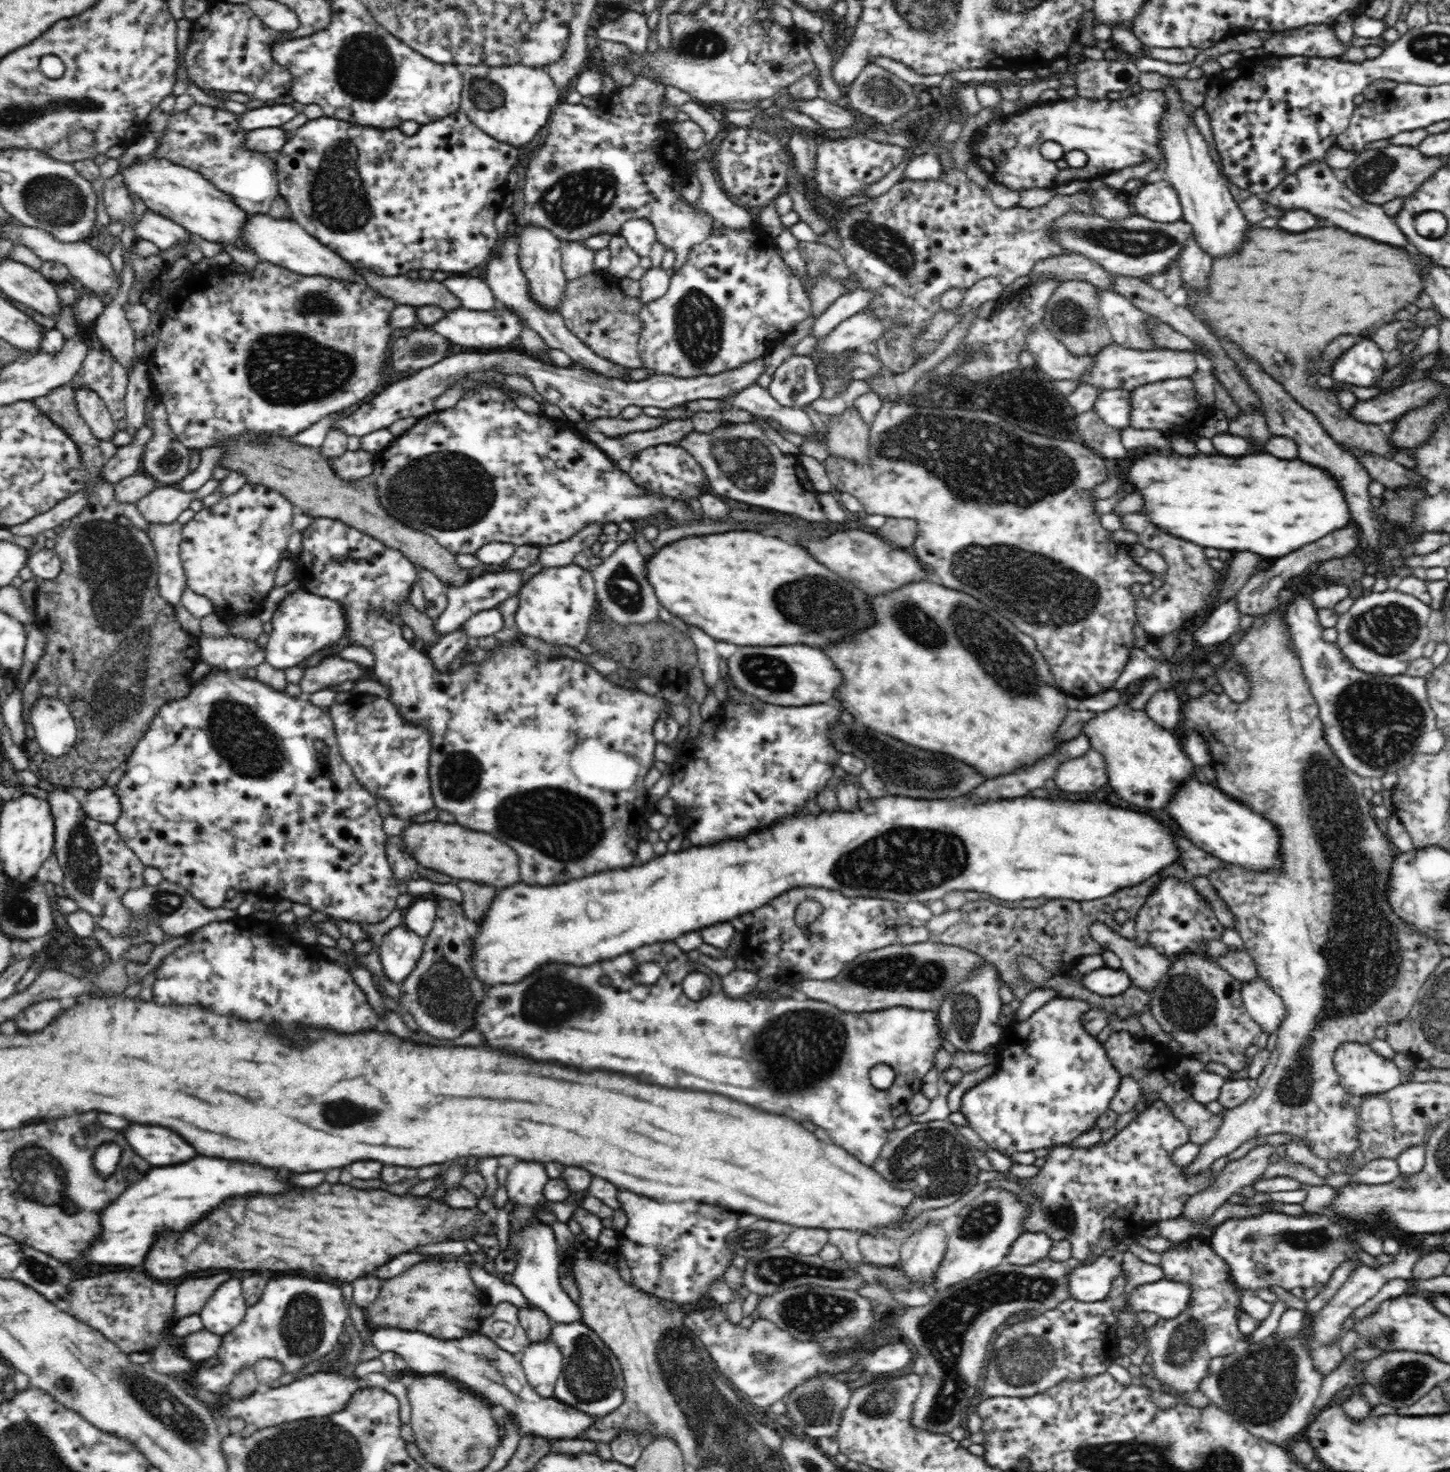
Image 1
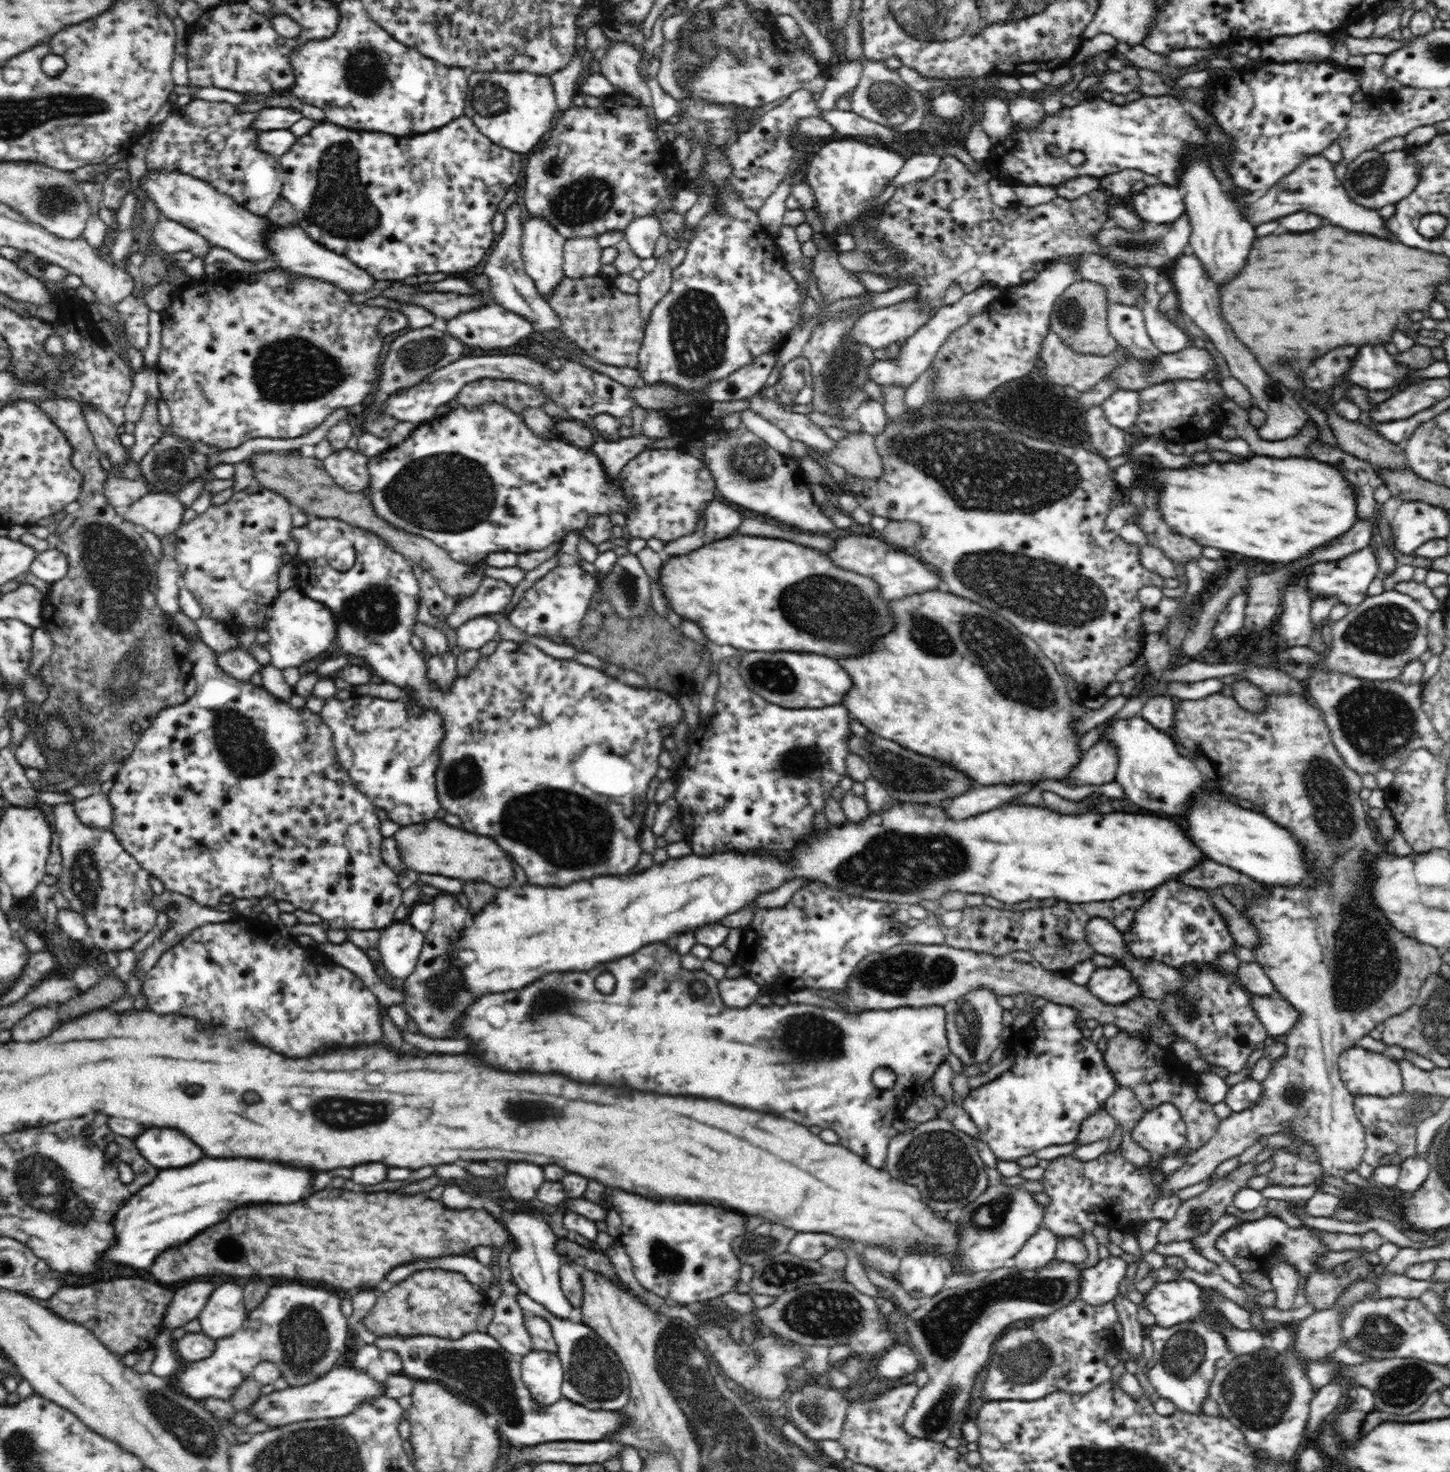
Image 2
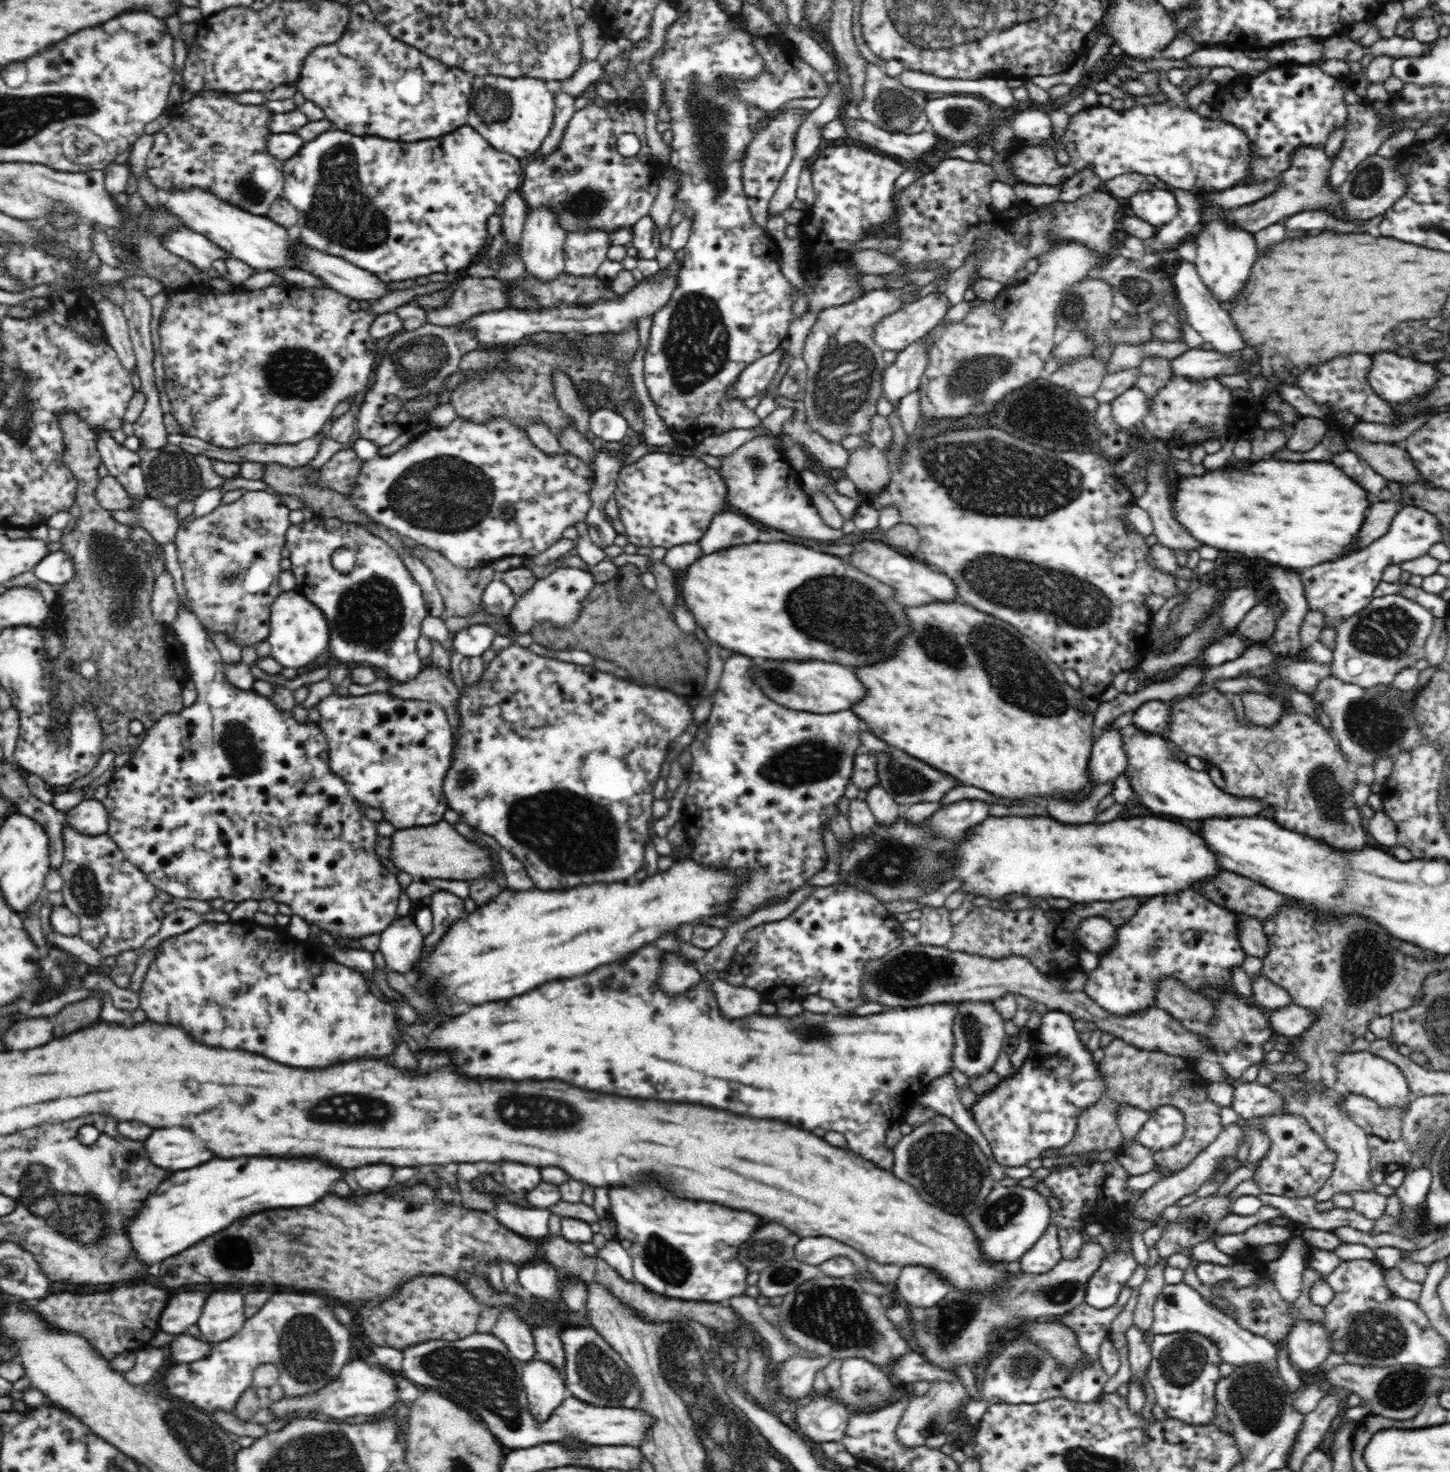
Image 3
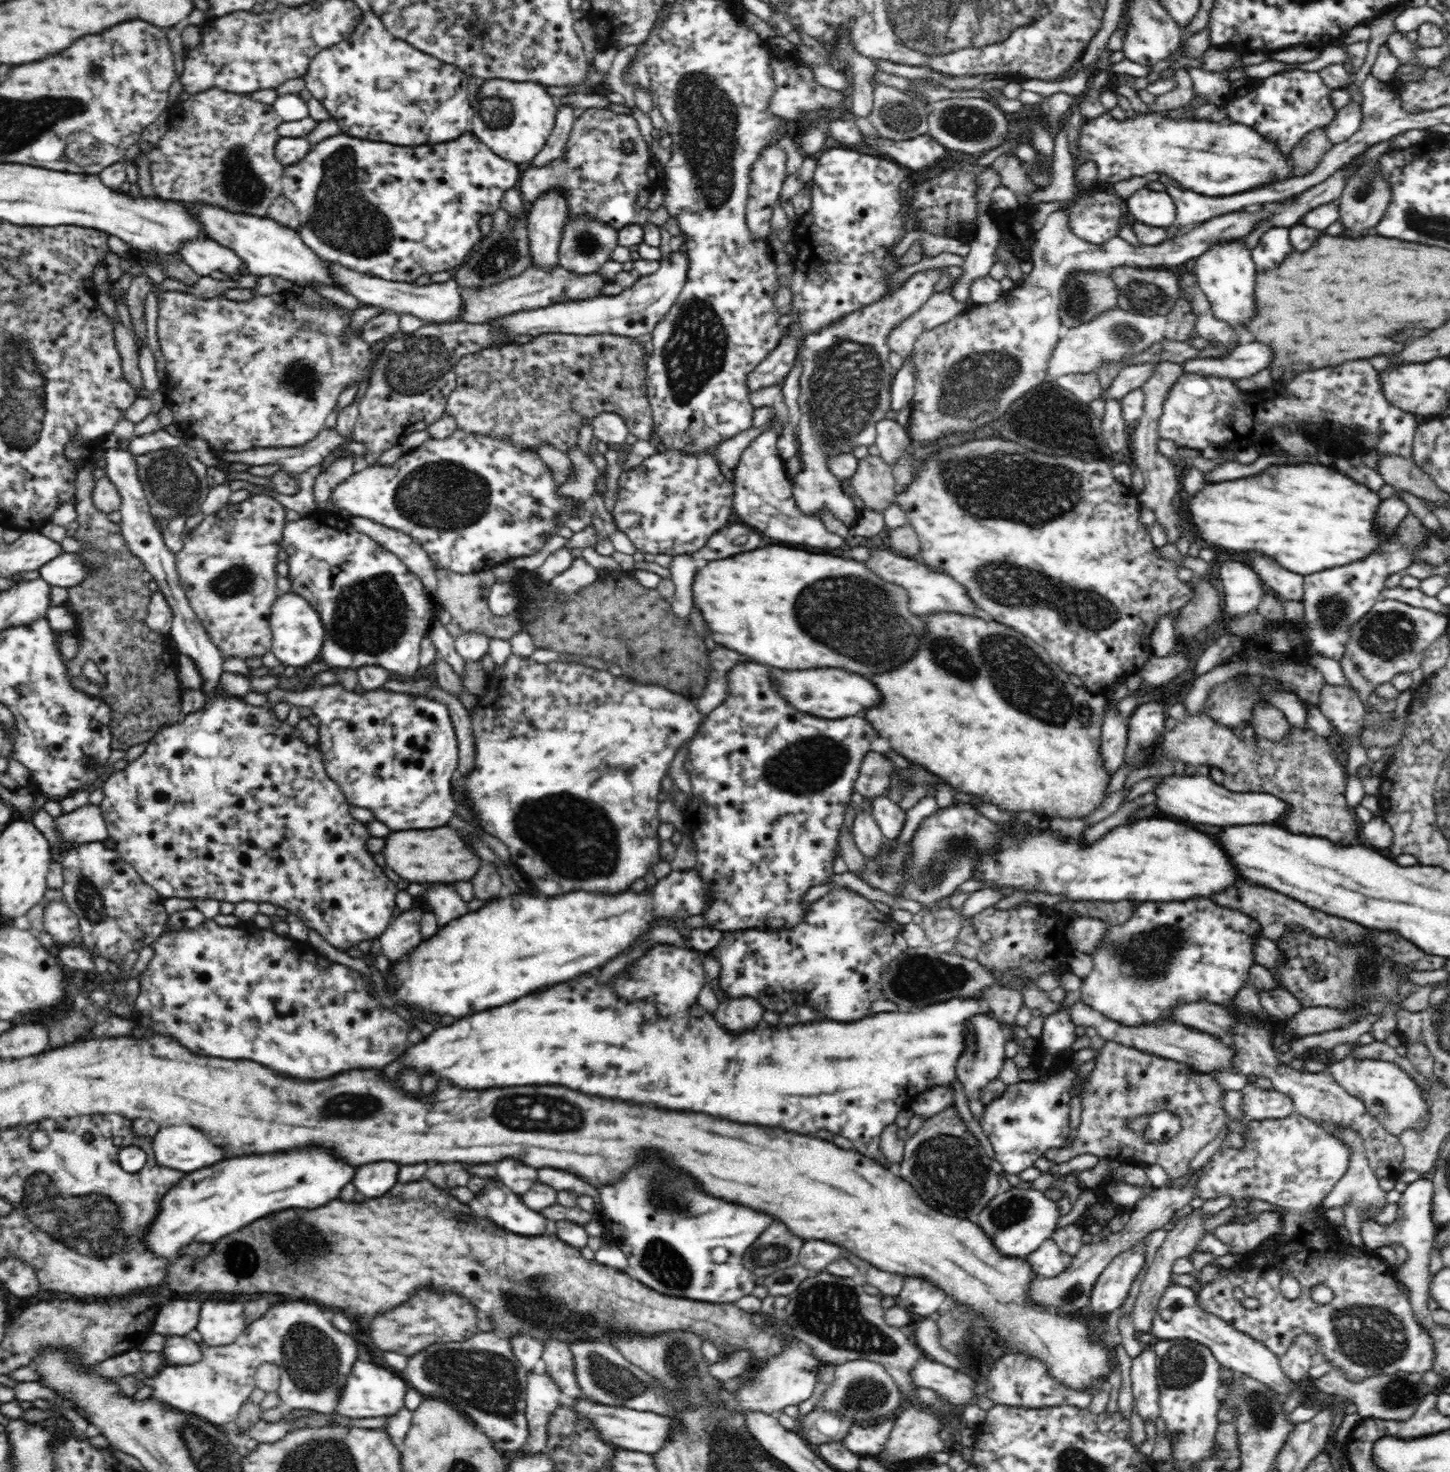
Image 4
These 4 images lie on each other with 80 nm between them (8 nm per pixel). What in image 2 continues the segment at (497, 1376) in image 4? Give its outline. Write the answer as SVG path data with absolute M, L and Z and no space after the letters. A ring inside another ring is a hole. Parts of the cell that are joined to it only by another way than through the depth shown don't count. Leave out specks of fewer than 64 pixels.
M474 1331L452 1340L435 1336L378 1336L374 1343L380 1351L394 1350L399 1354L402 1374L415 1380L440 1382L464 1402L472 1402L486 1415L501 1416L497 1431L502 1441L514 1447L529 1447L547 1442L574 1440L600 1442L616 1434L627 1416L620 1411L589 1410L572 1399L550 1406L540 1406L529 1393L521 1377L521 1361L510 1354L490 1334Z

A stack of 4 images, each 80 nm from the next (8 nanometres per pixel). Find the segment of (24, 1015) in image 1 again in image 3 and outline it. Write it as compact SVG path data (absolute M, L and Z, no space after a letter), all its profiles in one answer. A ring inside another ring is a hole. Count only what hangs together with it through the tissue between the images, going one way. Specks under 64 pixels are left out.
M34 1017L20 1019L10 1025L4 1034L2 1042L6 1050L32 1050L44 1046L52 1038L52 1019Z

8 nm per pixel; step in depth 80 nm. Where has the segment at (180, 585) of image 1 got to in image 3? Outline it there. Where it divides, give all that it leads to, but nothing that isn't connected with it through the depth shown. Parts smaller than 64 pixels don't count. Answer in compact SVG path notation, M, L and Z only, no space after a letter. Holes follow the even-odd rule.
M166 567L155 580L151 594L151 611L163 626L171 625L179 612L179 594L174 589L174 580Z

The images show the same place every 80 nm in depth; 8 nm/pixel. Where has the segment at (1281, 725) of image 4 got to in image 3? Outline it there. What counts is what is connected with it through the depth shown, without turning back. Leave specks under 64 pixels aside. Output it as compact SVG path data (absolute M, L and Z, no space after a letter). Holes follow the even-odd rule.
M1242 693L1242 702L1246 719L1252 725L1270 729L1274 727L1283 714L1282 705L1278 700L1266 697L1260 693Z

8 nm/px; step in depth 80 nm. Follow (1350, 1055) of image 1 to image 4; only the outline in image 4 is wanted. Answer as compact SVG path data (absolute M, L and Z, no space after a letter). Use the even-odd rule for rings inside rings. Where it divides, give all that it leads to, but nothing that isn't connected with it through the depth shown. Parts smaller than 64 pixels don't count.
M1348 1056L1340 1062L1330 1064L1326 1071L1331 1073L1348 1094L1365 1104L1366 1110L1379 1121L1382 1130L1399 1137L1408 1129L1423 1130L1424 1124L1428 1122L1425 1091L1396 1063L1372 1058L1356 1060Z

